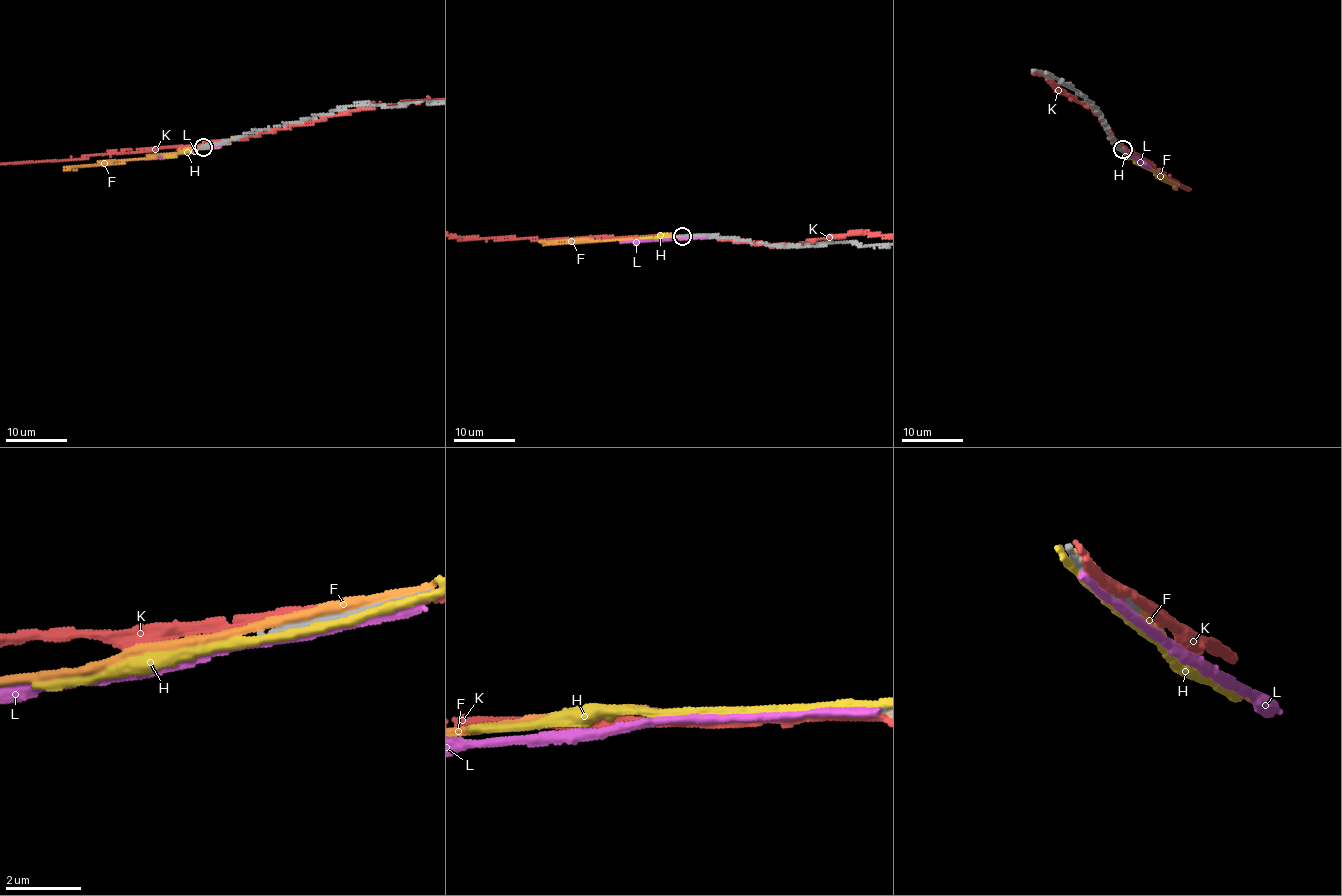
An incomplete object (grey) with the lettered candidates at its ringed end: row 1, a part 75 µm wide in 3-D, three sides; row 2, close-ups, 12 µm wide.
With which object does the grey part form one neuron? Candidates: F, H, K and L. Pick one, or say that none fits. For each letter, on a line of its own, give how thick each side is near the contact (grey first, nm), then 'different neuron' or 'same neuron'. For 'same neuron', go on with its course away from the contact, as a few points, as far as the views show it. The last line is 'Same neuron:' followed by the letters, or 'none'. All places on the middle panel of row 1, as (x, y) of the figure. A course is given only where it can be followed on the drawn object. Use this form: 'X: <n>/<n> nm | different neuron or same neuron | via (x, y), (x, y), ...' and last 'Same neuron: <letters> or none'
F: 200/280 nm | different neuron
H: 200/220 nm | different neuron
K: 200/240 nm | different neuron
L: 200/200 nm | different neuron
Same neuron: none

